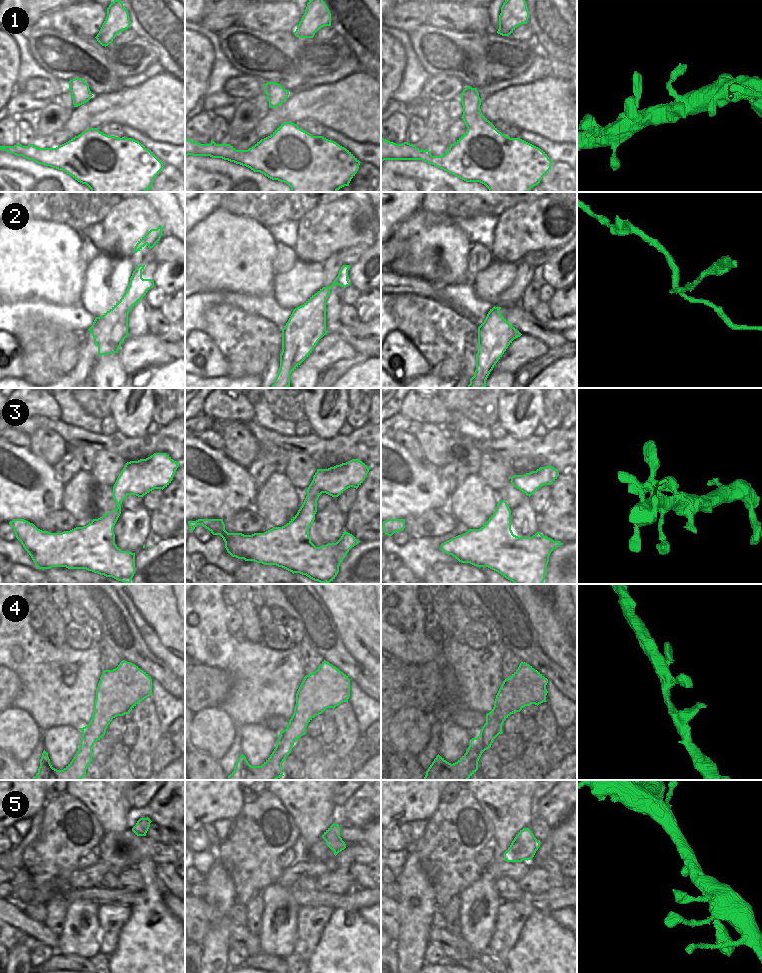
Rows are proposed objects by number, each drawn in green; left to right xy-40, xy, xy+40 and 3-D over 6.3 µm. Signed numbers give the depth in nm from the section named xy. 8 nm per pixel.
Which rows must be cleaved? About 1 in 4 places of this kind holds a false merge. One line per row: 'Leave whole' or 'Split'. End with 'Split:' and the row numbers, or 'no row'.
1: Leave whole
2: Split
3: Leave whole
4: Leave whole
5: Leave whole
Split: 2.

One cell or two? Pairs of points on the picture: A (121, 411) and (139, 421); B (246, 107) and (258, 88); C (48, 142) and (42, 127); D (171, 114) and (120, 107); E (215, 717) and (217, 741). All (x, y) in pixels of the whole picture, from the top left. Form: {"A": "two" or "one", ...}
{"A": "one", "B": "two", "C": "two", "D": "one", "E": "one"}

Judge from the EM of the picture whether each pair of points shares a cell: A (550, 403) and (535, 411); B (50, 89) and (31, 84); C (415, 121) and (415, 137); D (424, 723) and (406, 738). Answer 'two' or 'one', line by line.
A: two
B: one
C: one
D: one

